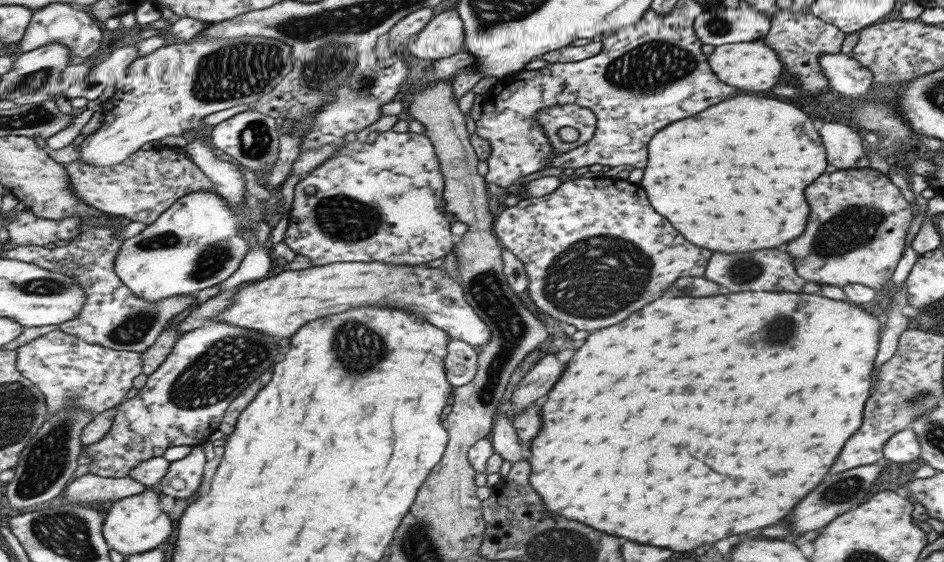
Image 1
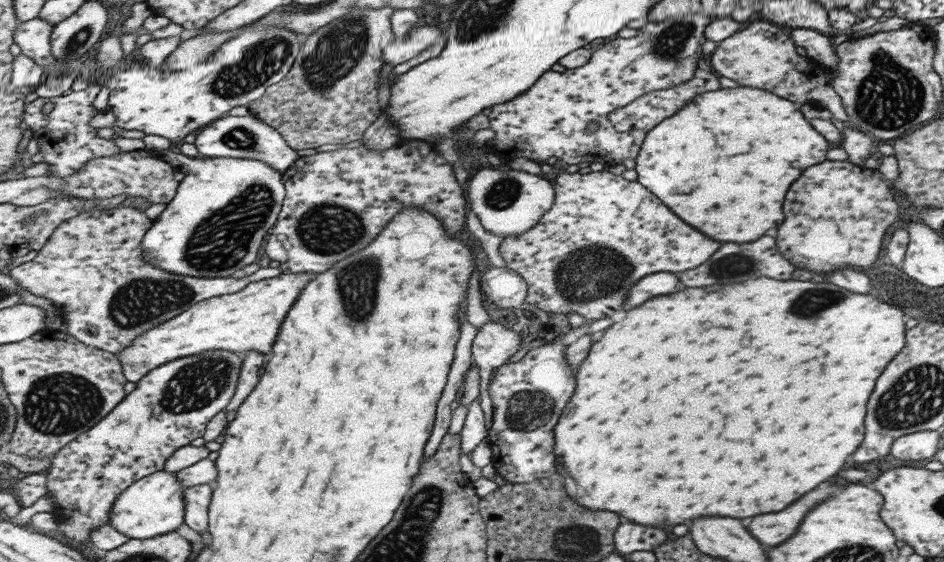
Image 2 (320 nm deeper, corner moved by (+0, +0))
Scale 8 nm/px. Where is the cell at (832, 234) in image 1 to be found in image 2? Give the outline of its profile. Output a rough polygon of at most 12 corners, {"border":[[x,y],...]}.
{"border":[[825,159],[789,186],[793,266],[871,266],[898,220],[881,173]]}

